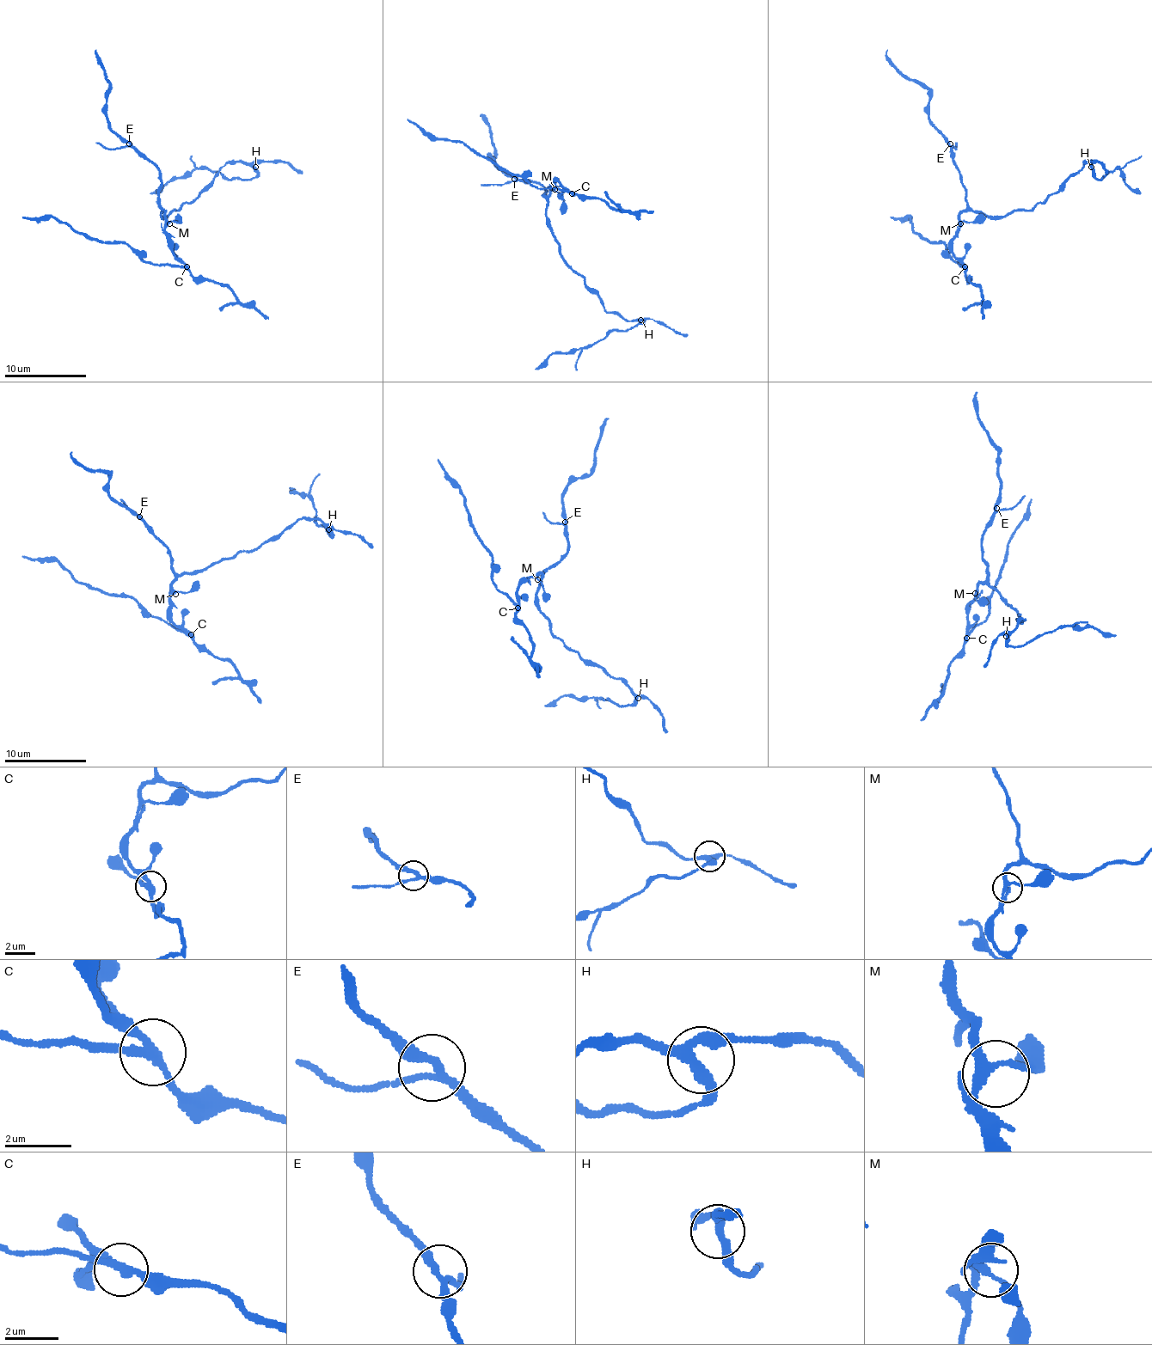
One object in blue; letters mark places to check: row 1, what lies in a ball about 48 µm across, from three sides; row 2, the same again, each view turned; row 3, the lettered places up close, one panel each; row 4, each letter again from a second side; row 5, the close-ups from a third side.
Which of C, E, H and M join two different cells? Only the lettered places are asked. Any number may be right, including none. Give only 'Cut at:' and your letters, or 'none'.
Cut at: C

